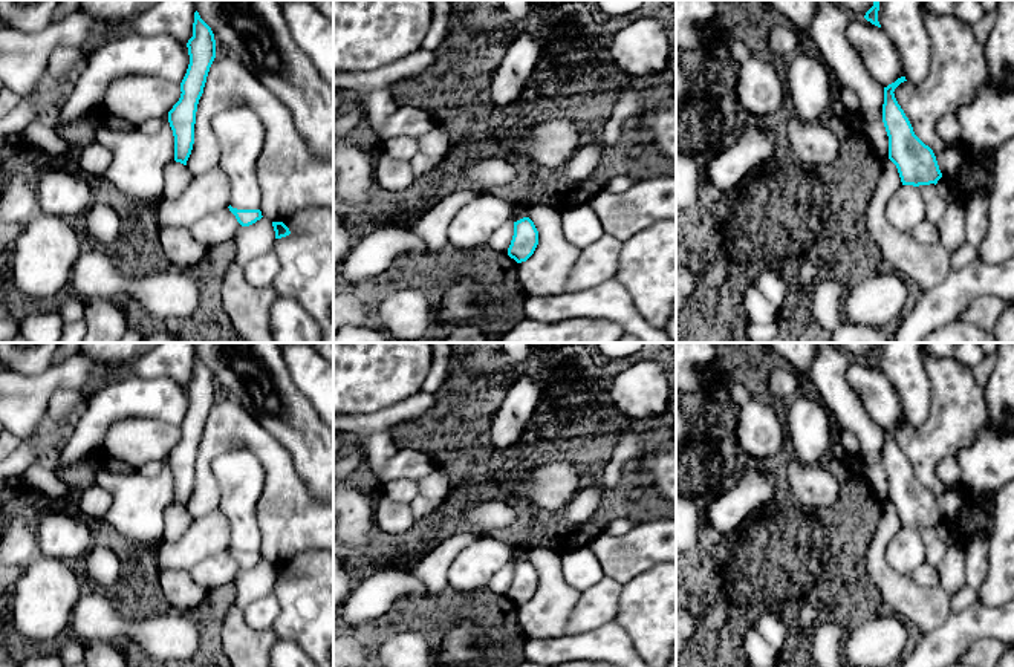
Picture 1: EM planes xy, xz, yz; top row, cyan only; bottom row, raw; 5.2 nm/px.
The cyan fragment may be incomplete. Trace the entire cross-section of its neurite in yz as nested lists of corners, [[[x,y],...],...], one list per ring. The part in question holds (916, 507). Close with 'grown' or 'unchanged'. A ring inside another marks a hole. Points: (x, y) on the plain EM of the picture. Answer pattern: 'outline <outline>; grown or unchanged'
outline [[[905,419],[884,430],[882,465],[889,479],[889,502],[896,508],[902,528],[930,528],[942,520],[933,493],[913,474],[895,441],[895,431]]]; unchanged

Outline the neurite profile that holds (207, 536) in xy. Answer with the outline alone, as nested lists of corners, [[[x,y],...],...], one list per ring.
[[[220,509],[193,519],[177,542],[164,542],[158,551],[158,569],[190,571],[199,561],[229,549],[231,526]]]

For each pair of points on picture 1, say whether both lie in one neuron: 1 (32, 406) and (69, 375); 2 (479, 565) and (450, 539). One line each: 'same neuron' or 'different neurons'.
1: same neuron
2: different neurons

